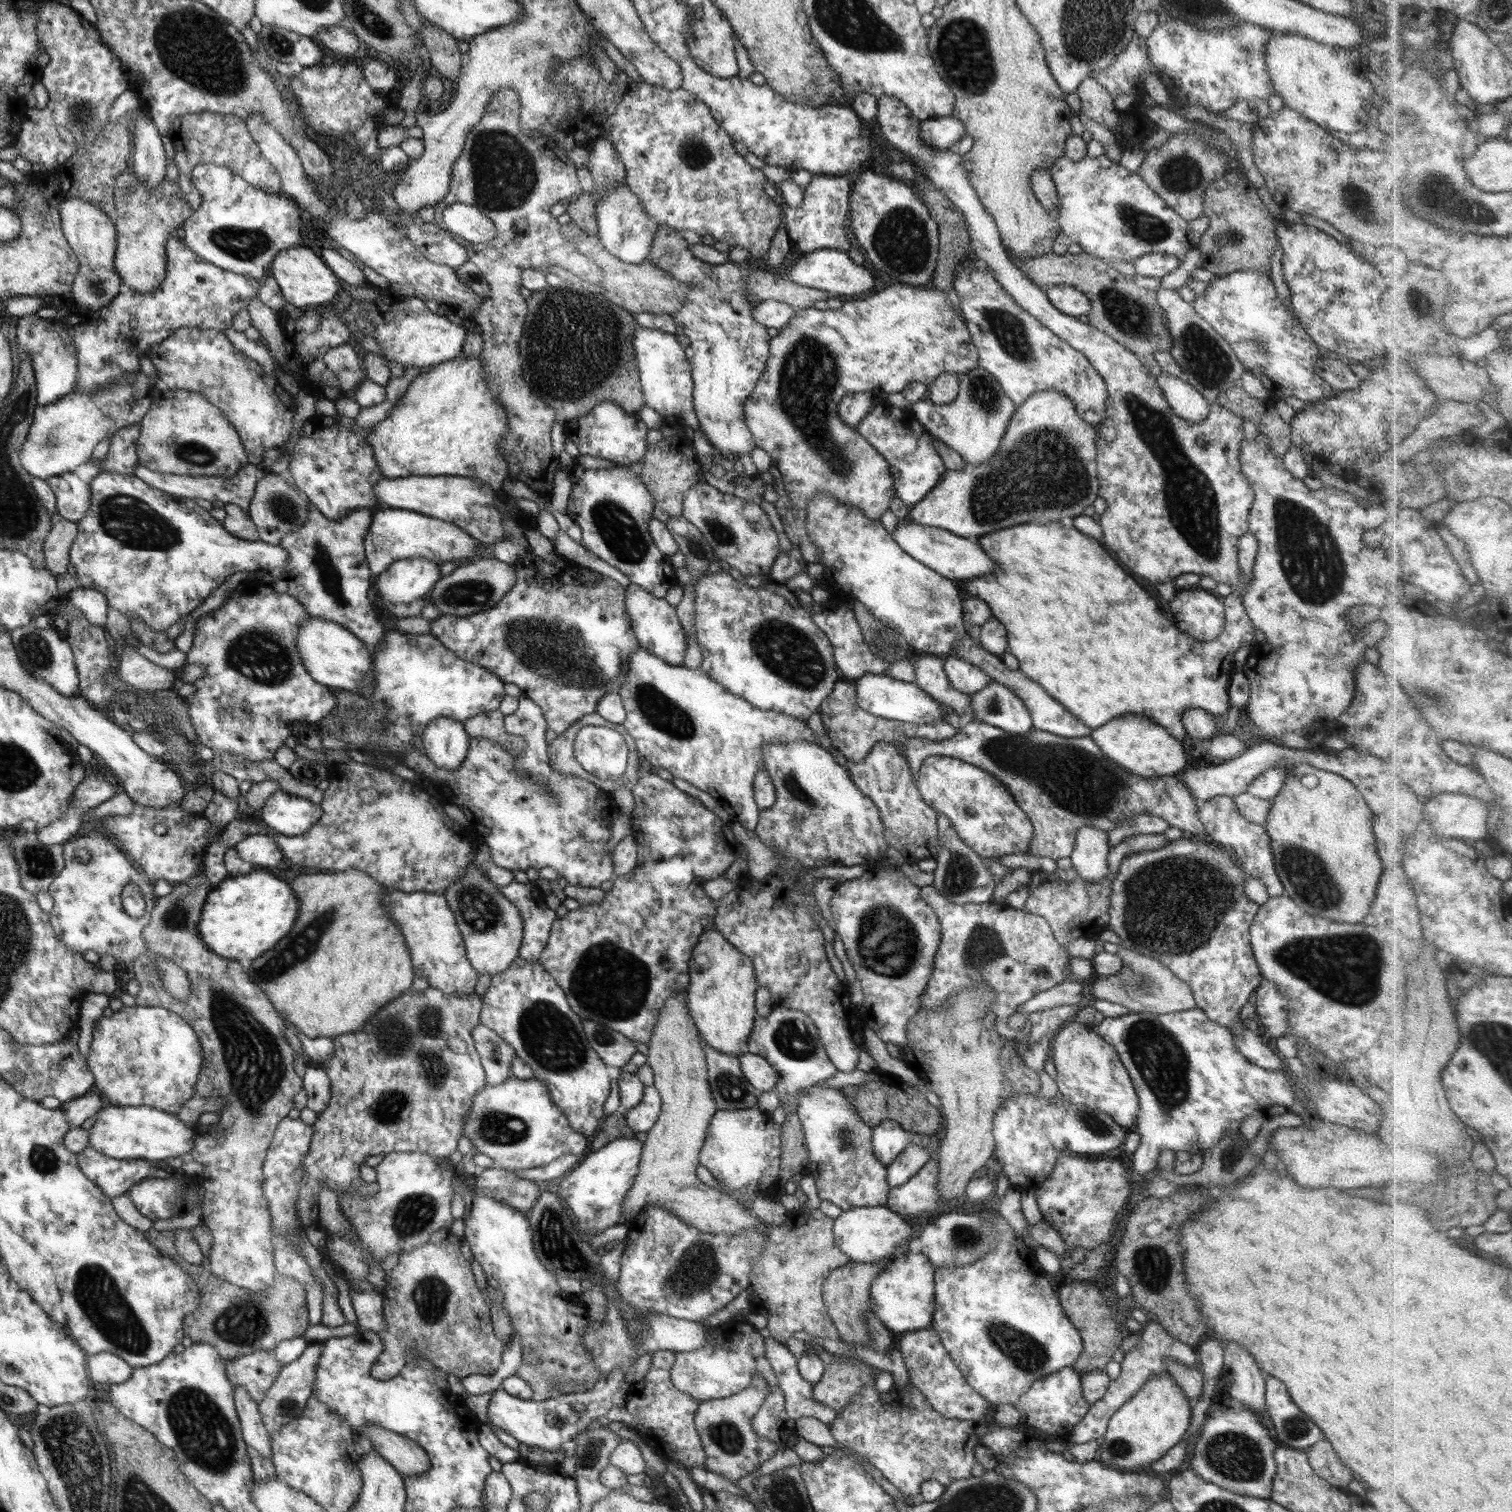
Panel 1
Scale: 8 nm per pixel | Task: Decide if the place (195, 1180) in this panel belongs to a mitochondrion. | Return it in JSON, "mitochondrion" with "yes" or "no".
{"mitochondrion":"no"}

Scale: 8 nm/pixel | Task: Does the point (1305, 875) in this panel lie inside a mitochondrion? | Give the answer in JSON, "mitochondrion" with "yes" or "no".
{"mitochondrion":"yes"}

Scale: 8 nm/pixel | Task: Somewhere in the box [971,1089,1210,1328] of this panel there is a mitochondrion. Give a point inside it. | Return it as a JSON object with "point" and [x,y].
{"point":[1152,1264]}

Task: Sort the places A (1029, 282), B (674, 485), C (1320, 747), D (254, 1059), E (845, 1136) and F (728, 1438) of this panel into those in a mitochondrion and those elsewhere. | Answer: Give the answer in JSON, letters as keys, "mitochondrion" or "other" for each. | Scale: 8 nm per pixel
{"A":"other","B":"other","C":"other","D":"mitochondrion","E":"mitochondrion","F":"mitochondrion"}

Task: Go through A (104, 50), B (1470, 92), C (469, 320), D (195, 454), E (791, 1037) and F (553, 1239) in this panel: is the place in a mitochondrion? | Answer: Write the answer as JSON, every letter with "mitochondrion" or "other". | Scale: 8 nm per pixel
{"A":"other","B":"other","C":"other","D":"mitochondrion","E":"mitochondrion","F":"mitochondrion"}

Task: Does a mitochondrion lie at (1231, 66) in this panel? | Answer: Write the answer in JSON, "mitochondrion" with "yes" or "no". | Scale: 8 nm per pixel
{"mitochondrion":"no"}

